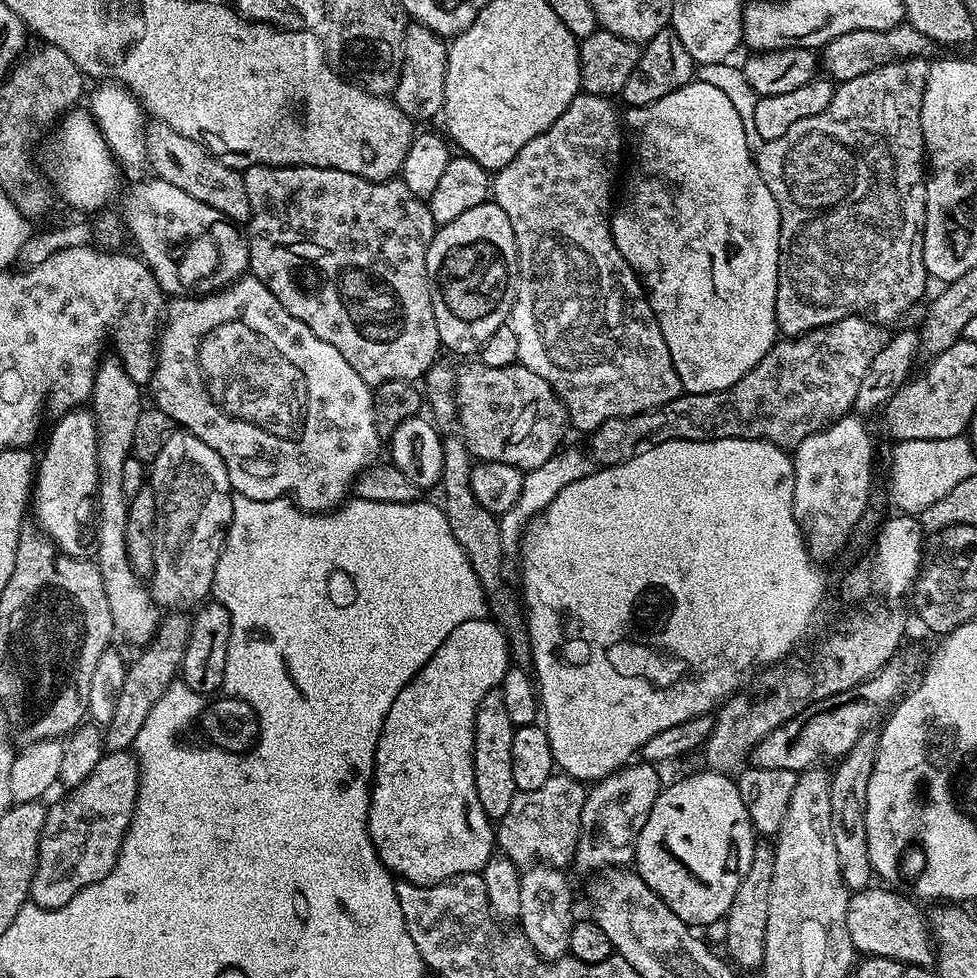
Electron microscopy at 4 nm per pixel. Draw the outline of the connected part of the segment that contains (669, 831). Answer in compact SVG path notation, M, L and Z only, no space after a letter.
M699 771L693 776L684 776L681 780L674 781L669 788L667 785L661 791L660 797L654 802L654 810L650 810L650 818L646 818L646 826L642 826L642 834L636 843L634 857L634 871L642 878L642 882L646 882L646 886L650 886L650 890L654 890L654 894L658 894L658 898L662 898L662 902L666 902L666 906L670 906L670 910L674 910L674 914L678 914L678 918L685 920L689 926L697 926L696 924L705 926L715 919L727 916L730 902L734 902L734 894L738 894L738 882L742 882L746 870L750 870L750 858L754 858L754 850L758 843L758 833L752 827L746 802L742 802L742 794L738 790L736 780L727 772Z

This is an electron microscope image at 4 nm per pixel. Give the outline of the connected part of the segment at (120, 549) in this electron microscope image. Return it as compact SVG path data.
M105 359L100 367L96 369L96 381L90 401L90 411L96 418L96 441L98 442L98 482L100 490L98 493L98 519L96 521L96 542L94 545L94 559L98 570L102 574L102 586L106 586L106 602L110 602L110 614L115 631L120 632L132 644L145 646L151 643L156 634L156 628L162 619L161 609L152 599L151 591L142 585L142 578L130 566L130 558L126 554L126 514L128 513L129 497L122 490L122 466L128 456L133 455L134 429L138 427L138 418L142 411L140 404L141 385L126 374L124 365L119 359Z

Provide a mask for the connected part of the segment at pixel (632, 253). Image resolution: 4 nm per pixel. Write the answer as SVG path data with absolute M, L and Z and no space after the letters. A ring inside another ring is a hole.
M693 78L686 86L666 94L666 98L658 98L658 102L647 104L641 108L628 108L623 113L622 124L630 137L630 152L636 155L636 165L632 168L632 181L628 184L628 193L624 196L624 204L617 203L612 217L612 237L614 246L626 258L626 262L636 271L643 284L650 306L656 315L658 326L662 330L662 338L666 338L666 350L670 350L670 358L674 362L674 370L678 370L681 389L694 394L710 394L718 390L726 390L738 382L772 349L778 339L776 327L776 295L778 294L778 254L780 253L780 215L778 202L774 202L774 194L770 194L770 186L762 182L762 174L754 159L754 149L746 142L746 130L742 126L742 118L738 118L738 110L722 94L710 86L710 82L702 82ZM688 208L696 211L700 220L688 220Z

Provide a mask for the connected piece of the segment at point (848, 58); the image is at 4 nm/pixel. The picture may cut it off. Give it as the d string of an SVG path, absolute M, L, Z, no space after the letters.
M905 22L890 30L850 30L850 34L842 34L834 38L822 49L822 68L833 81L843 82L862 78L862 74L870 74L870 70L913 58L928 58L933 55L934 45L920 34L912 25Z

